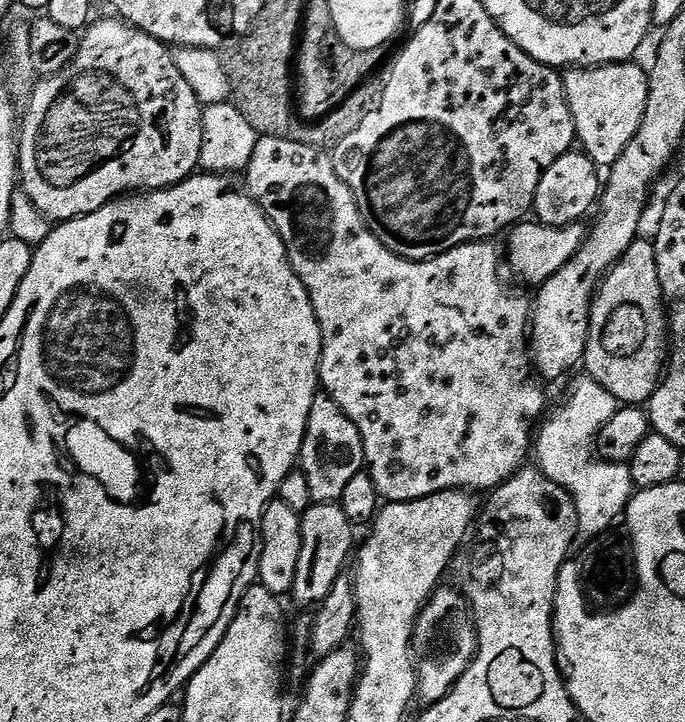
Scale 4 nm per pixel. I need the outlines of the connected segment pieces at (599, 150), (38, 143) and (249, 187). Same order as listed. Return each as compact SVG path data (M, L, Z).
M636 62L597 64L595 68L573 66L563 73L562 79L579 147L596 163L597 169L611 169L622 150L630 146L634 134L638 134L638 126L642 126L648 97L647 71Z
M113 18L113 20L93 19L80 36L80 45L76 60L70 62L64 71L56 76L50 76L39 81L40 85L32 92L28 100L28 109L23 109L22 123L19 125L20 134L20 184L22 190L34 202L34 206L47 220L63 222L76 220L79 216L88 216L106 206L111 200L119 200L125 194L139 194L142 192L157 192L160 188L172 188L187 180L200 168L199 154L202 151L203 114L204 108L200 100L190 90L186 78L174 66L173 49L162 41L148 36L140 28L136 28L127 20Z
M260 136L254 148L253 157L246 169L246 190L260 209L268 215L276 233L286 246L288 260L298 274L302 286L310 294L314 314L322 334L322 354L320 355L320 382L323 391L358 426L358 434L364 443L364 463L372 476L376 489L385 501L417 500L448 492L451 488L495 490L525 467L530 449L534 444L534 433L541 423L544 412L544 392L528 377L530 372L530 317L532 304L516 288L511 288L500 277L502 252L492 242L463 244L449 252L431 256L429 260L404 260L396 256L366 226L356 205L354 194L334 170L334 162L327 151L306 146L302 142L290 142L277 136Z

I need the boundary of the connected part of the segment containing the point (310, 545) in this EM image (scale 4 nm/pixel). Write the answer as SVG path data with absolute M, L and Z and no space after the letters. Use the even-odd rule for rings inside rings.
M313 502L302 513L300 521L302 522L302 554L298 554L298 574L294 578L294 586L290 596L291 599L296 599L302 607L310 607L309 609L311 609L313 606L319 606L326 598L326 594L330 594L330 590L334 590L334 582L338 582L338 578L345 575L346 568L344 568L344 563L347 560L349 563L350 557L354 552L354 544L352 548L354 525L352 520L346 516L346 510L342 510L342 506L338 502L335 504L318 504Z

